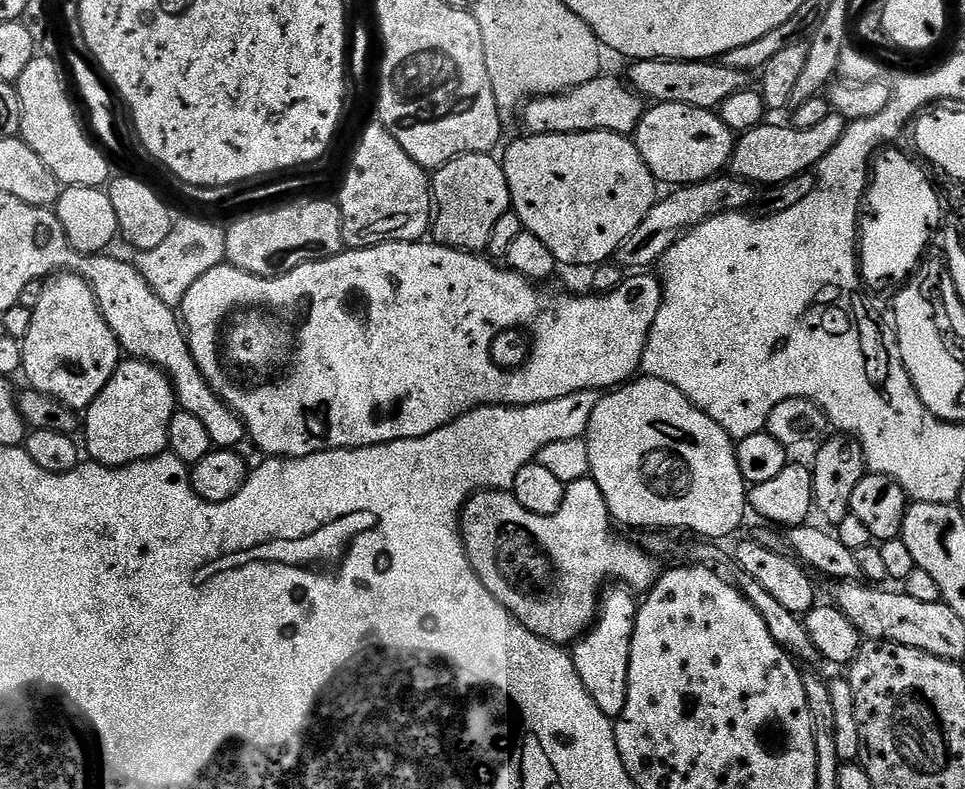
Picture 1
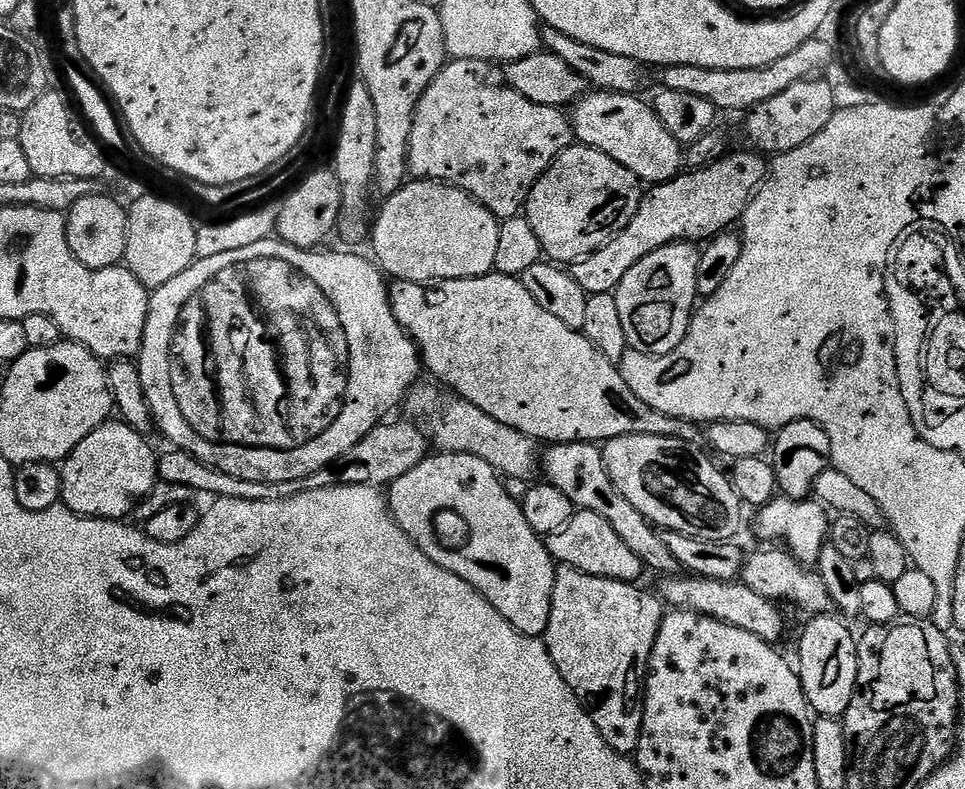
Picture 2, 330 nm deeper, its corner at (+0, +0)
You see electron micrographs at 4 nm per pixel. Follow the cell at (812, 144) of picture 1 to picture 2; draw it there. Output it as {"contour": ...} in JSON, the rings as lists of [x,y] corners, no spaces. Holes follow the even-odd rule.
{"contour":[[[729,151],[713,164],[681,171],[680,175],[673,180],[651,185],[645,191],[642,202],[638,206],[638,214],[634,214],[634,218],[630,218],[628,225],[614,238],[607,240],[598,250],[594,250],[594,254],[590,254],[584,260],[577,260],[575,264],[571,265],[570,271],[574,282],[578,282],[578,286],[582,286],[582,290],[589,296],[607,292],[615,293],[616,287],[620,285],[624,275],[634,266],[638,266],[638,262],[642,262],[642,258],[646,258],[646,254],[654,254],[654,250],[667,244],[707,242],[712,237],[729,231],[733,227],[732,223],[735,220],[737,223],[743,217],[744,211],[748,209],[748,203],[756,197],[756,193],[760,191],[766,179],[765,157],[755,151],[747,151]]]}

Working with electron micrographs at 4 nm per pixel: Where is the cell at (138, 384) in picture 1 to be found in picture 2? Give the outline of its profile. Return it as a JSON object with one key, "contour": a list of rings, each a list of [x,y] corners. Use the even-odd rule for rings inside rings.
{"contour":[[[109,422],[98,426],[98,430],[94,430],[94,434],[90,434],[82,442],[78,442],[78,446],[72,453],[62,461],[60,468],[60,477],[62,478],[62,503],[65,508],[69,508],[74,514],[93,520],[124,520],[133,515],[134,509],[144,497],[149,496],[156,489],[160,471],[156,465],[158,459],[157,449],[152,449],[148,445],[149,441],[138,430],[134,430],[130,425],[123,422]]]}

